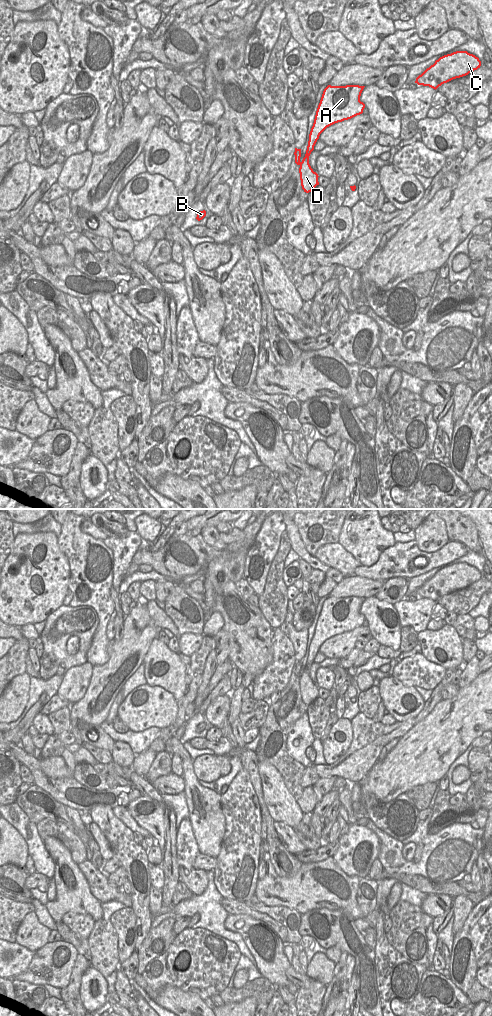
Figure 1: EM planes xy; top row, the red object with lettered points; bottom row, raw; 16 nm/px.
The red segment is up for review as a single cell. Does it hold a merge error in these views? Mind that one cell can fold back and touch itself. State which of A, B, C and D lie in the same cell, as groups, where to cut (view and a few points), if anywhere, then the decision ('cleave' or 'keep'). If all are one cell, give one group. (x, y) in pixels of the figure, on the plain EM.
groups A B C D; cut none; keep

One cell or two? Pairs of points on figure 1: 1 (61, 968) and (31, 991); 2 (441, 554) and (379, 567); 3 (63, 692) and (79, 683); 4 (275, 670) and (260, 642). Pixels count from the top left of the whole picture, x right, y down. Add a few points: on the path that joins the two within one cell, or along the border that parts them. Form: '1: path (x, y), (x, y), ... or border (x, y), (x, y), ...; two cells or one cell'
1: border (16, 979), (43, 985); two cells
2: path (426, 568), (410, 573), (403, 566), (394, 565); one cell
3: path (67, 691), (75, 685); one cell
4: border (271, 637), (272, 661), (254, 677); two cells

